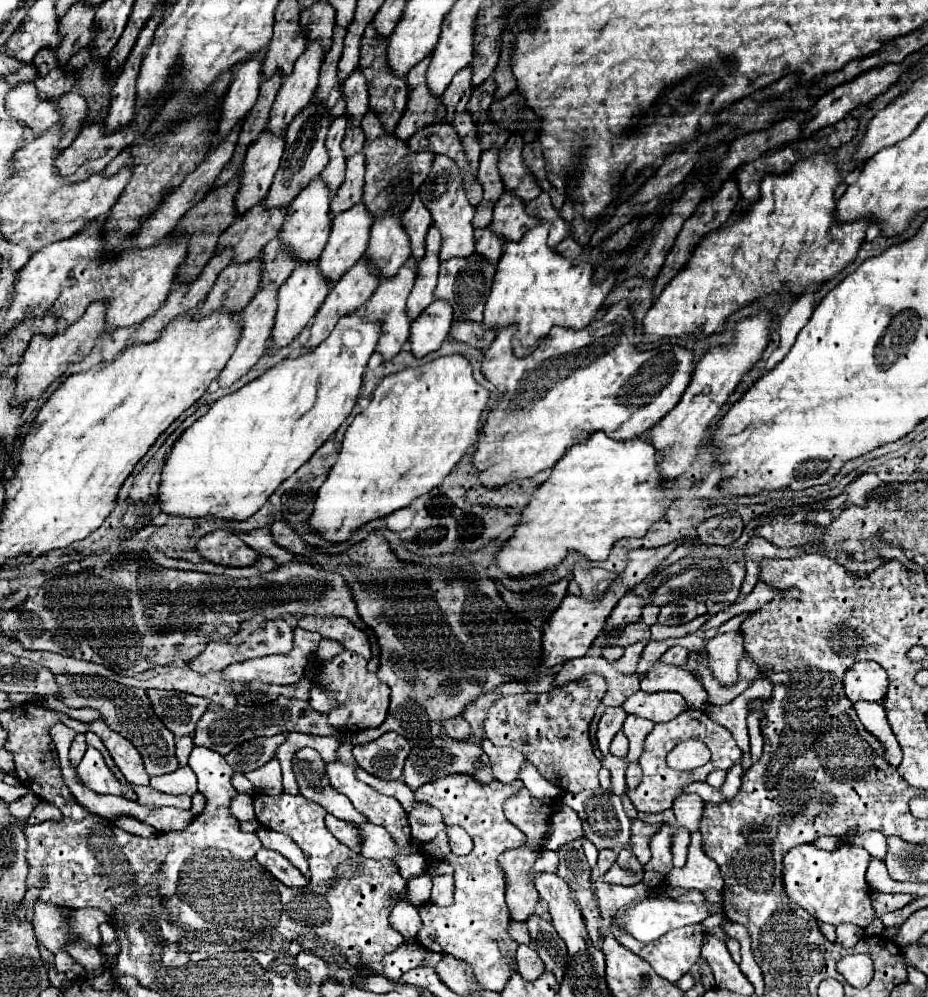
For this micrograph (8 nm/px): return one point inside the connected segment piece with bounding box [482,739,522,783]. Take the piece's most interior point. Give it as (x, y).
(503, 760)

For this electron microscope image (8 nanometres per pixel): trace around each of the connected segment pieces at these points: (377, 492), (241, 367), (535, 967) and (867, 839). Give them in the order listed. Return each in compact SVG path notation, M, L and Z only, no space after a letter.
M460 353L386 375L372 393L370 405L346 429L338 461L318 489L310 527L320 531L330 543L346 541L366 521L408 507L416 497L438 487L478 441L480 413L486 409L488 399L490 391L474 379L468 357Z
M264 283L262 289L254 295L254 299L248 303L248 307L240 315L242 337L240 337L238 347L236 347L234 355L230 357L228 365L220 373L220 387L230 387L236 379L240 379L266 353L266 349L270 345L270 335L272 335L272 329L274 329L274 321L276 321L276 309L278 309L278 285Z
M520 945L516 951L516 959L518 959L518 973L526 981L536 981L546 971L542 959L530 945Z
M866 833L866 835L856 835L854 839L856 843L862 843L862 847L876 859L884 861L886 859L886 851L888 851L888 845L886 845L886 837L882 833Z

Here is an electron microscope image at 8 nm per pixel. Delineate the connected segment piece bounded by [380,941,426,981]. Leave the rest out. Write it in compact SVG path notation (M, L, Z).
M408 941L400 949L396 949L394 953L390 953L390 955L386 955L382 959L384 967L382 967L380 975L390 979L390 981L398 981L406 971L410 971L416 965L420 965L424 955L426 955L426 949L416 945L416 941L412 941L412 943Z

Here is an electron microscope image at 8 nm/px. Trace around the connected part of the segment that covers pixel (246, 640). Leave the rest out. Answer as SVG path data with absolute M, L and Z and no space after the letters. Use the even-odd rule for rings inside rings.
M250 619L240 625L240 631L230 635L230 637L218 637L212 639L206 649L188 663L190 669L198 673L208 673L208 671L220 671L222 667L228 667L230 663L254 659L254 657L266 657L266 655L286 655L294 647L294 633L292 627L284 619Z

